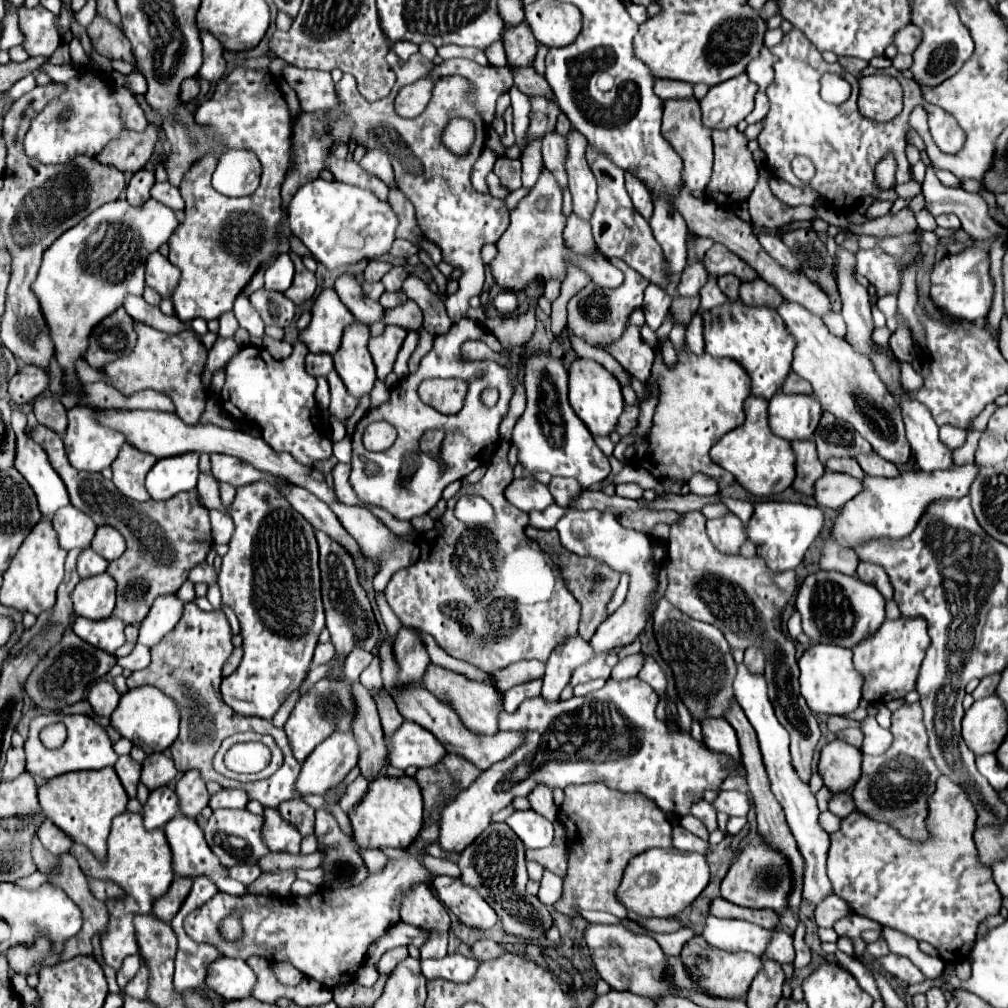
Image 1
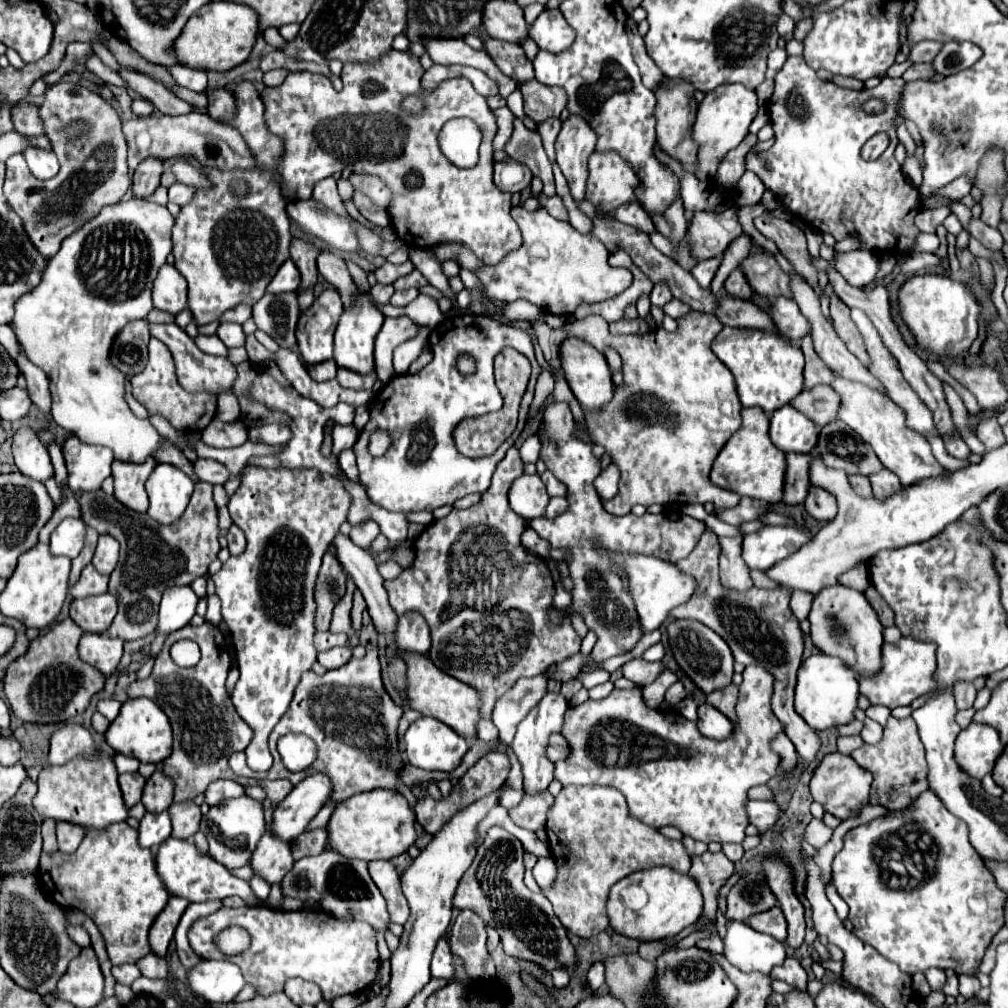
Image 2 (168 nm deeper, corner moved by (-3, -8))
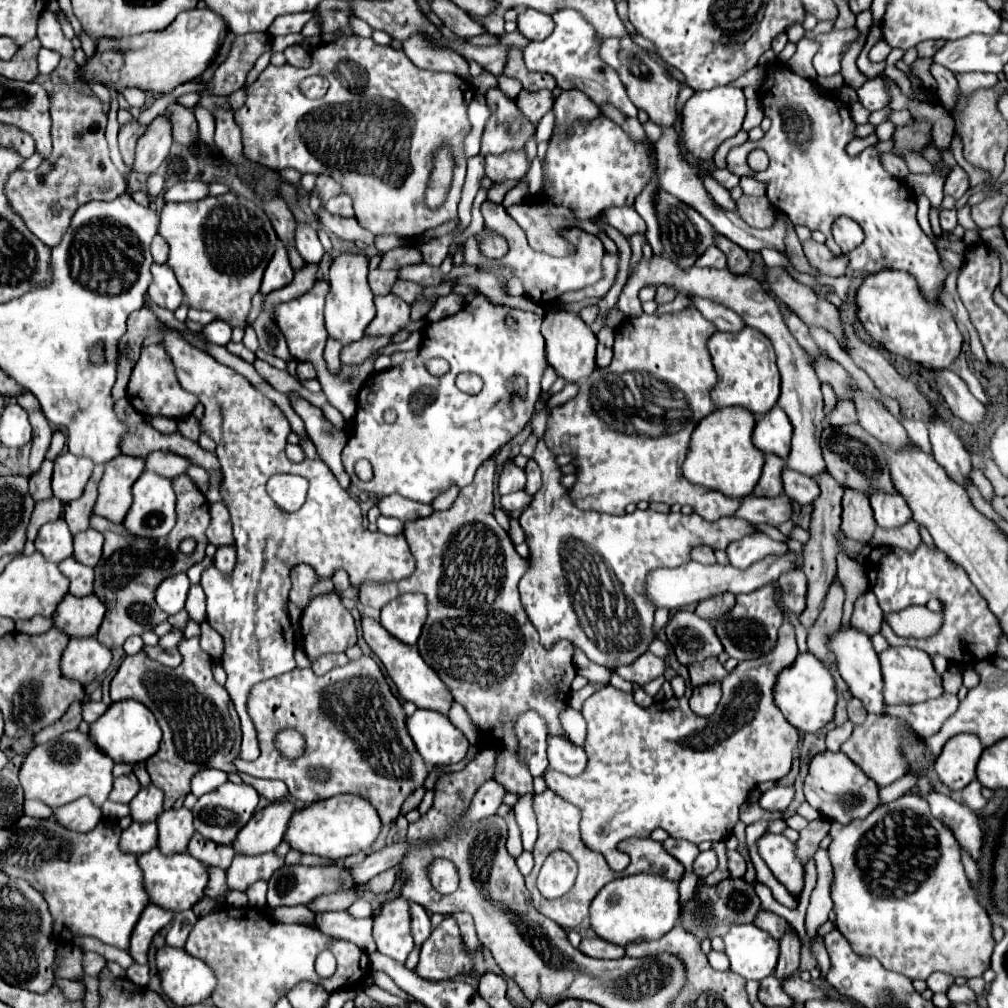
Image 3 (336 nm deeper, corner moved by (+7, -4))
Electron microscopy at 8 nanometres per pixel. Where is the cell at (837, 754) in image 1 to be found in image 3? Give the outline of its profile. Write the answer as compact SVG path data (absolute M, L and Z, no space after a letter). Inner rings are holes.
M821 752L811 760L809 774L805 778L805 798L807 802L819 810L829 820L849 824L853 820L867 818L879 806L879 788L871 778L863 774L863 770L851 762L843 752Z

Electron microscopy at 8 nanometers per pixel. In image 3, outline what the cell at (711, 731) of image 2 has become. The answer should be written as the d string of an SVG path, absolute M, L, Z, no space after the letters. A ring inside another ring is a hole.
M709 682L707 686L693 688L693 696L689 700L689 706L697 716L709 716L715 712L719 700L721 700L721 684Z

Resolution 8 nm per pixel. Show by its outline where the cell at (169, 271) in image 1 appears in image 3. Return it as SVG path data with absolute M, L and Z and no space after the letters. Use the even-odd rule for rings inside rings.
M153 264L151 274L153 274L153 282L149 286L151 300L163 308L175 312L183 304L185 294L181 290L173 270L167 264Z

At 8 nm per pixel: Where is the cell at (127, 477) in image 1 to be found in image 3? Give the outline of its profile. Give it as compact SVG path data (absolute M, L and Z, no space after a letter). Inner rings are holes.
M119 454L107 462L105 474L99 482L99 498L95 502L93 514L99 514L109 522L121 522L133 502L131 486L141 476L143 468L143 458L135 456Z

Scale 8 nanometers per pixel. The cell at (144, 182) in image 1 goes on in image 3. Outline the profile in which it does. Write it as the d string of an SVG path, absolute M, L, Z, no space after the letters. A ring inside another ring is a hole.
M163 110L139 138L133 168L143 174L155 174L161 162L167 158L171 144L171 122L167 122L167 110Z

